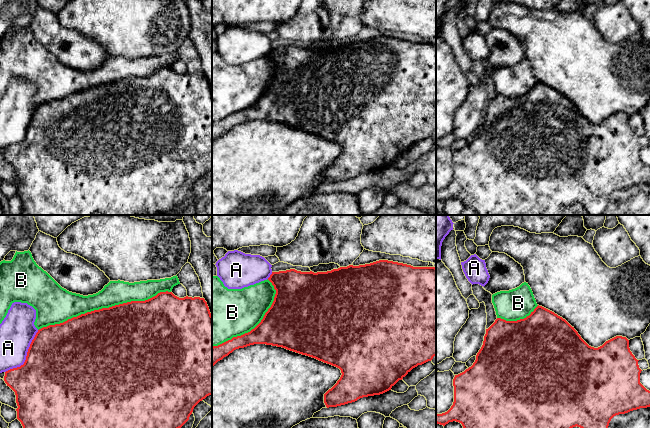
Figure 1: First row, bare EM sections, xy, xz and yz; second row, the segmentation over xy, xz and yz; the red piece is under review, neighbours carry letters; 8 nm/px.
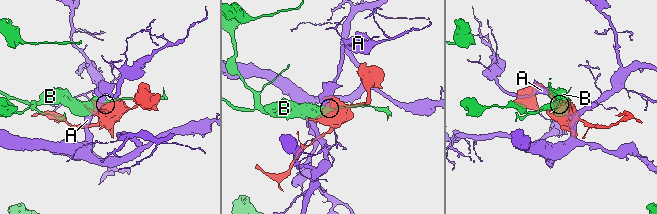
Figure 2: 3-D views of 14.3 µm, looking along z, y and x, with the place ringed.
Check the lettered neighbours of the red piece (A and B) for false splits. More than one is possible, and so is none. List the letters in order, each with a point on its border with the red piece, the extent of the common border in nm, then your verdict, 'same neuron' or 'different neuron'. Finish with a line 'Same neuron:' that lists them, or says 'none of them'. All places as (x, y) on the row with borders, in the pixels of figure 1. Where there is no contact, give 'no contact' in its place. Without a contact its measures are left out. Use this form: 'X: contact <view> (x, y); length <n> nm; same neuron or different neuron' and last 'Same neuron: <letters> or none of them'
A: contact xy (26, 356); length 440 nm; different neuron
B: contact xy (104, 308); length 1100 nm; different neuron
Same neuron: none of them

